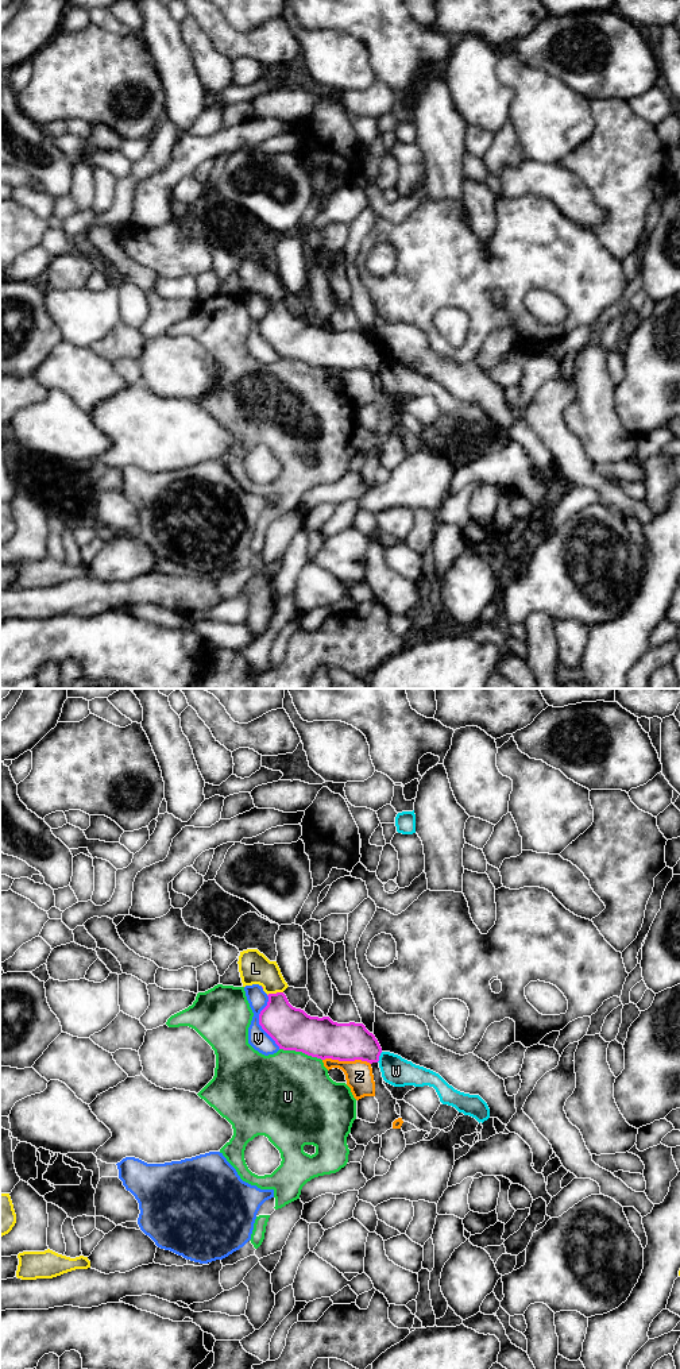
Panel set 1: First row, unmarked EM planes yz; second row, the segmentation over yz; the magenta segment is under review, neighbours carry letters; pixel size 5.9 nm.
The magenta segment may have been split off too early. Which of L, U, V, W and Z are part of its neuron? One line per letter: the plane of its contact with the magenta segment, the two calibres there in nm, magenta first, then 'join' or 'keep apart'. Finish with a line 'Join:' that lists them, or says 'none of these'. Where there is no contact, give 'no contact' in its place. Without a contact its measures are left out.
L: yz | 260/190 nm | keep apart
U: yz | 260/480 nm | keep apart
V: yz | 260/120 nm | keep apart
W: yz | 220/170 nm | keep apart
Z: yz | 240/160 nm | keep apart
Join: none of these

